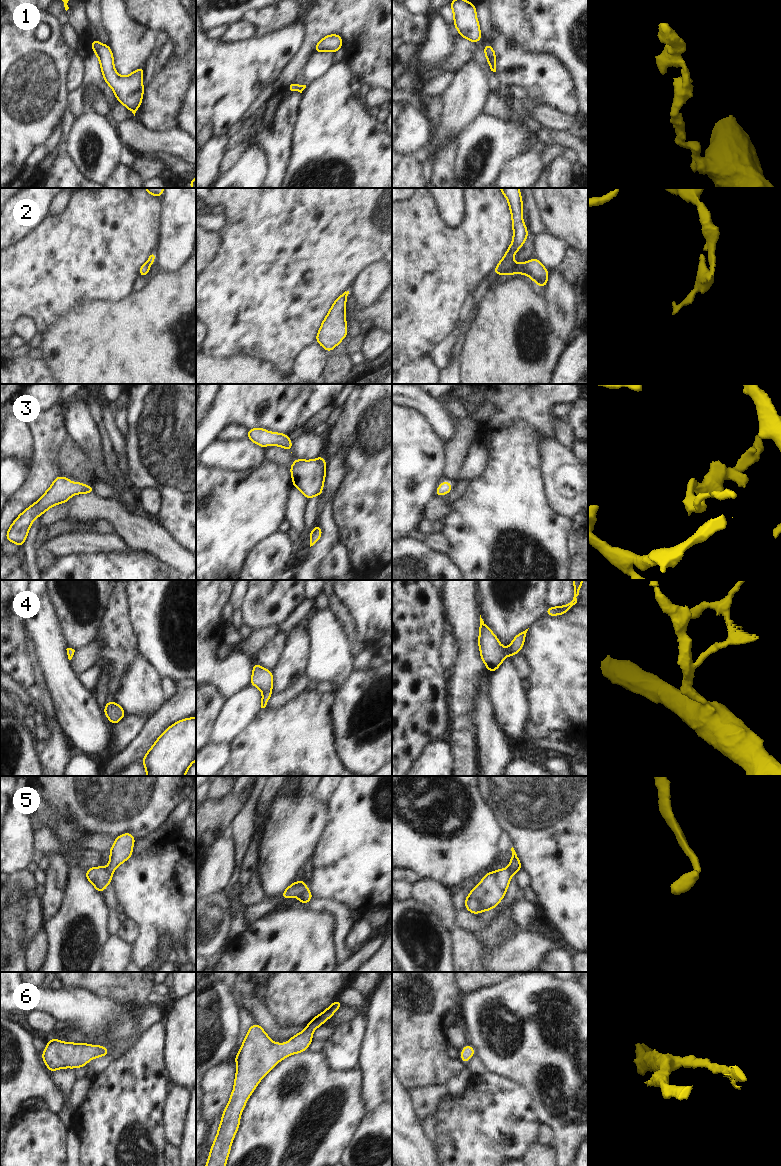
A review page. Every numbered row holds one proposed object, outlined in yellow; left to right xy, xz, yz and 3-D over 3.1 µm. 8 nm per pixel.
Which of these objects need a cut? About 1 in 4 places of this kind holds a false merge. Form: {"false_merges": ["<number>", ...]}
{"false_merges": ["2", "5"]}

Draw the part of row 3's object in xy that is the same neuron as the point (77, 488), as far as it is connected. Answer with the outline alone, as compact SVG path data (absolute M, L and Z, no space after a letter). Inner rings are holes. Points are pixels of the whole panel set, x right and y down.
M56 477L52 486L46 490L44 495L14 520L7 531L6 540L22 548L30 526L36 517L40 517L49 508L57 504L67 502L72 495L81 493L94 493L94 487L79 482L71 483L67 477Z

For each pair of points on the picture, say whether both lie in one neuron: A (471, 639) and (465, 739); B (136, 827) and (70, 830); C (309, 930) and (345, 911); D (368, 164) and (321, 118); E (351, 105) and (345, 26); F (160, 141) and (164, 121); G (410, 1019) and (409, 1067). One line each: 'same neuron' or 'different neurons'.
A: same neuron
B: different neurons
C: different neurons
D: same neuron
E: different neurons
F: different neurons
G: same neuron

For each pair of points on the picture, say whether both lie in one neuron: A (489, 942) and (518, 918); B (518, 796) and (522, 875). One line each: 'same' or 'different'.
A: same
B: different

